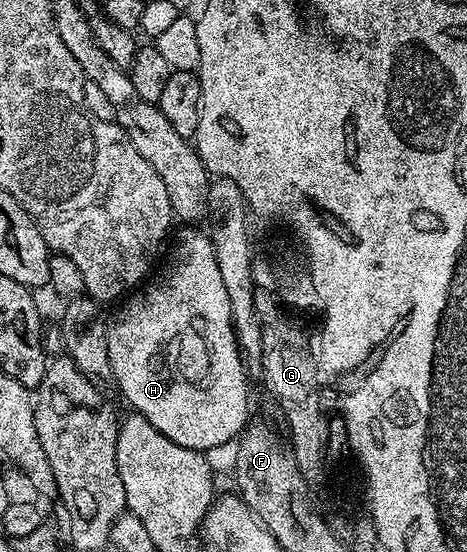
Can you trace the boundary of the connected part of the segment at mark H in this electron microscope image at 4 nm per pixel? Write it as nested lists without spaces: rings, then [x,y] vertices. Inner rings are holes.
[[[200,227],[182,228],[185,229],[177,236],[177,245],[161,280],[138,287],[120,305],[117,317],[108,321],[107,354],[111,358],[112,383],[117,384],[122,398],[133,407],[130,409],[147,418],[147,422],[151,422],[159,434],[171,438],[171,442],[206,453],[213,446],[237,440],[250,423],[249,380],[245,377],[247,369],[233,333],[231,302],[223,286],[223,274],[219,274],[213,241],[197,229]]]

